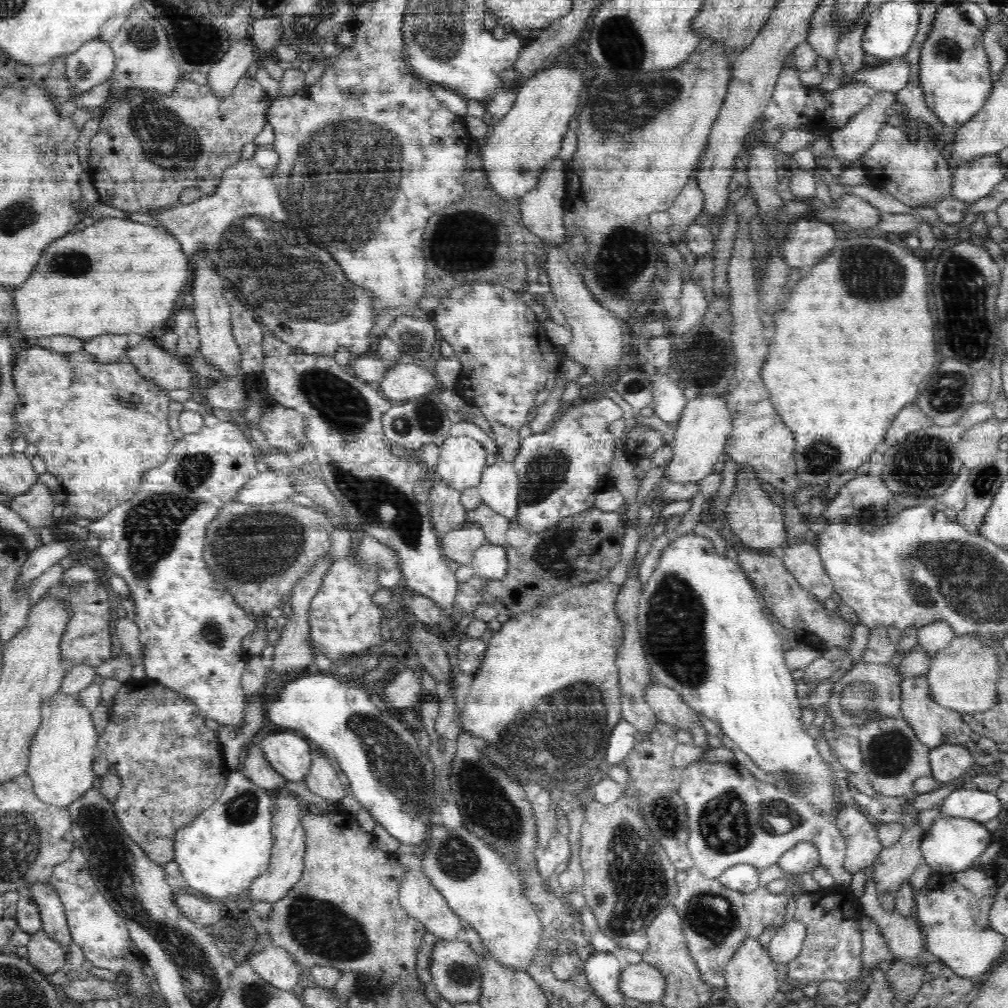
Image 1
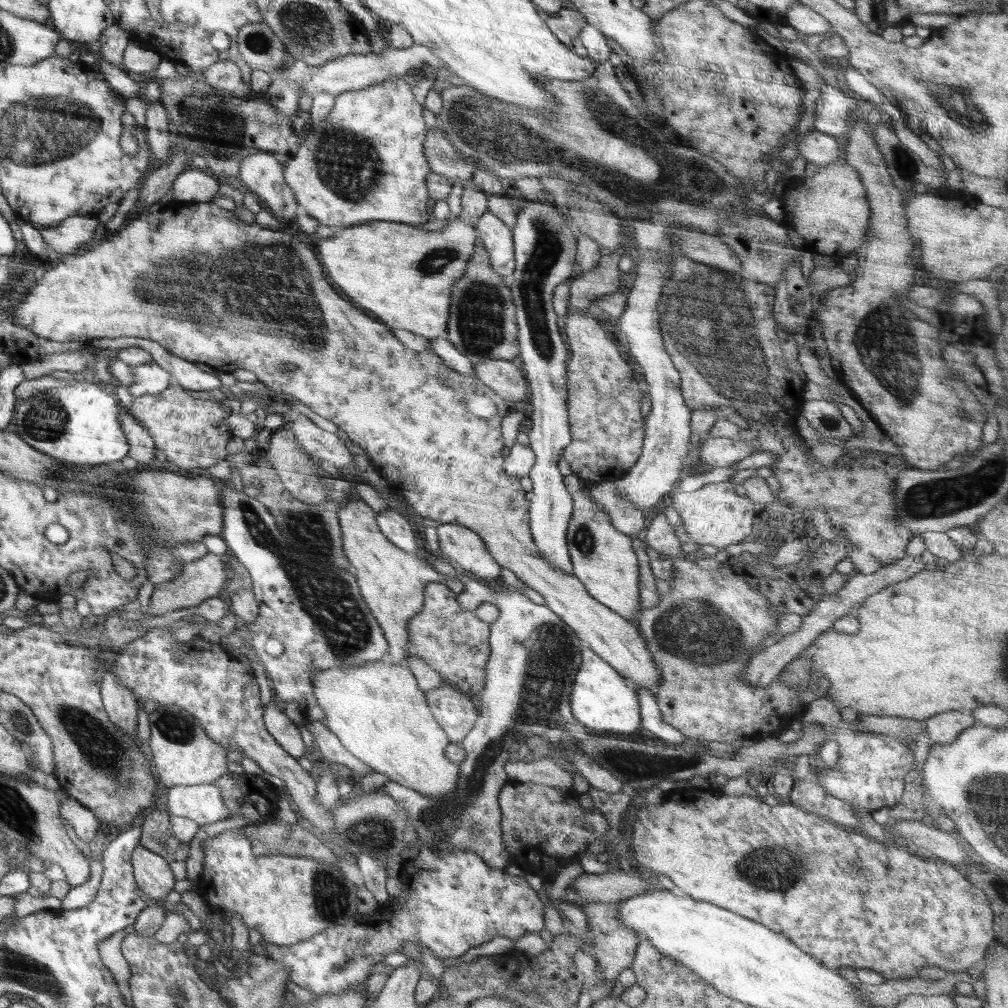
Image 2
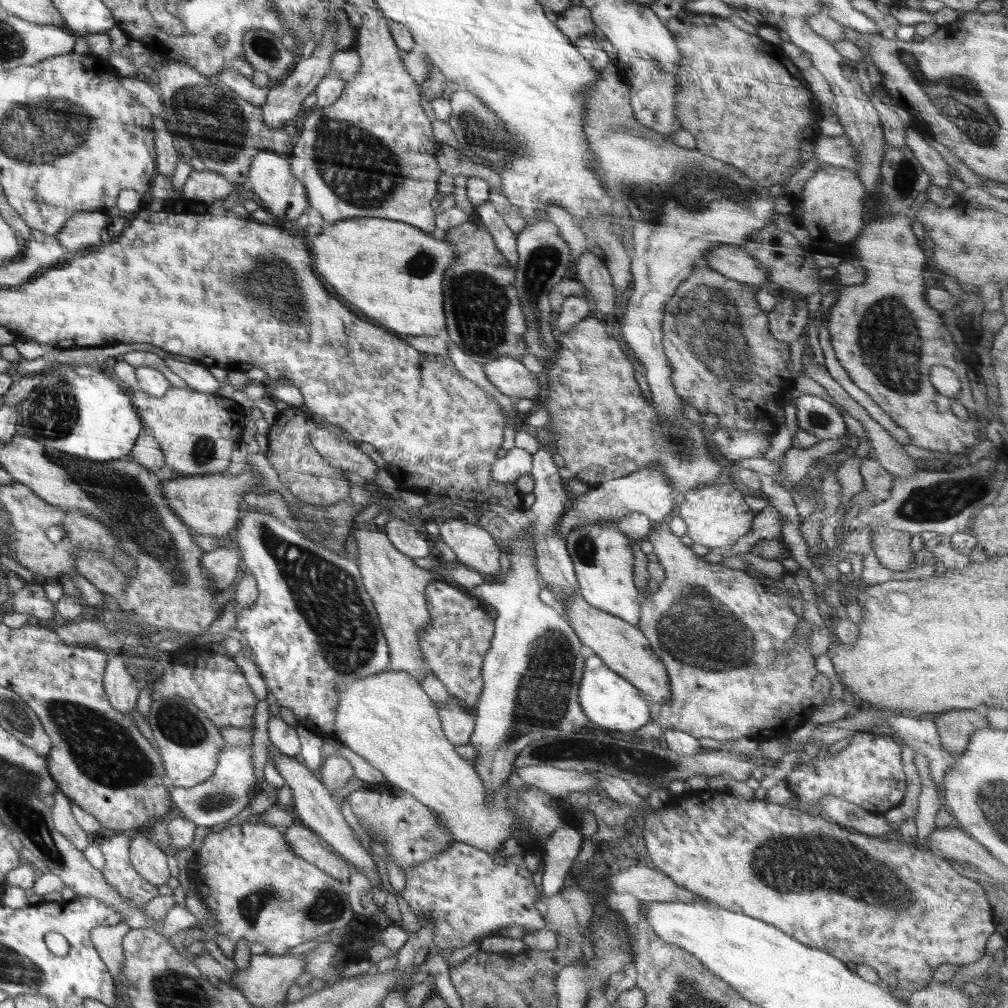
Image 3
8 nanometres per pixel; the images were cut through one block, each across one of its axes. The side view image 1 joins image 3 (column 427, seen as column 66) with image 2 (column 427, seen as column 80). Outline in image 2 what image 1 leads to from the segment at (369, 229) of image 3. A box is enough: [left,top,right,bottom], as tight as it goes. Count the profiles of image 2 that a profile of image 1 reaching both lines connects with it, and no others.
[314,217,478,340]

